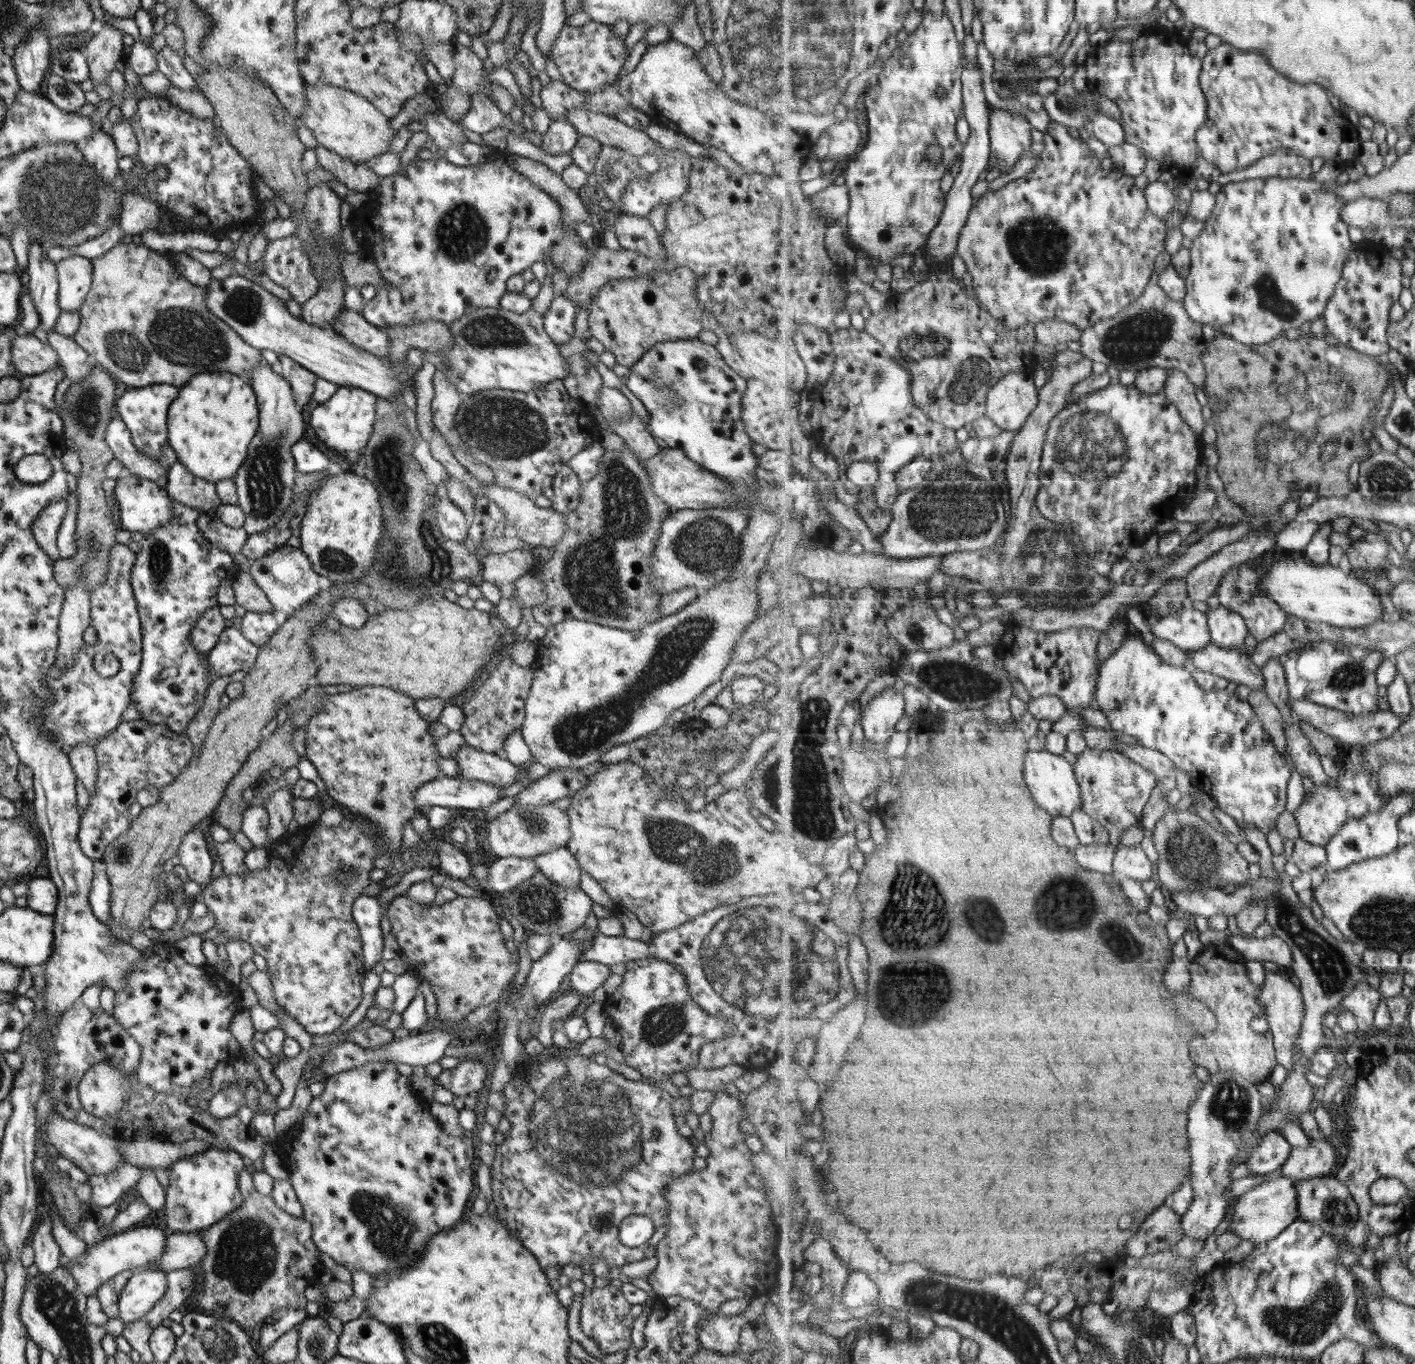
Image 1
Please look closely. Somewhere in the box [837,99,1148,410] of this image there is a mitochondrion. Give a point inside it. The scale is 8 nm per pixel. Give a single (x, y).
(1038, 245)

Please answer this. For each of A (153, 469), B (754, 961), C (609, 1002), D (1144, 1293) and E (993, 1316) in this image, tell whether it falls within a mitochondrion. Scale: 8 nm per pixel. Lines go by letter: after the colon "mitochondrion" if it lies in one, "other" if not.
A: other
B: mitochondrion
C: other
D: other
E: mitochondrion

